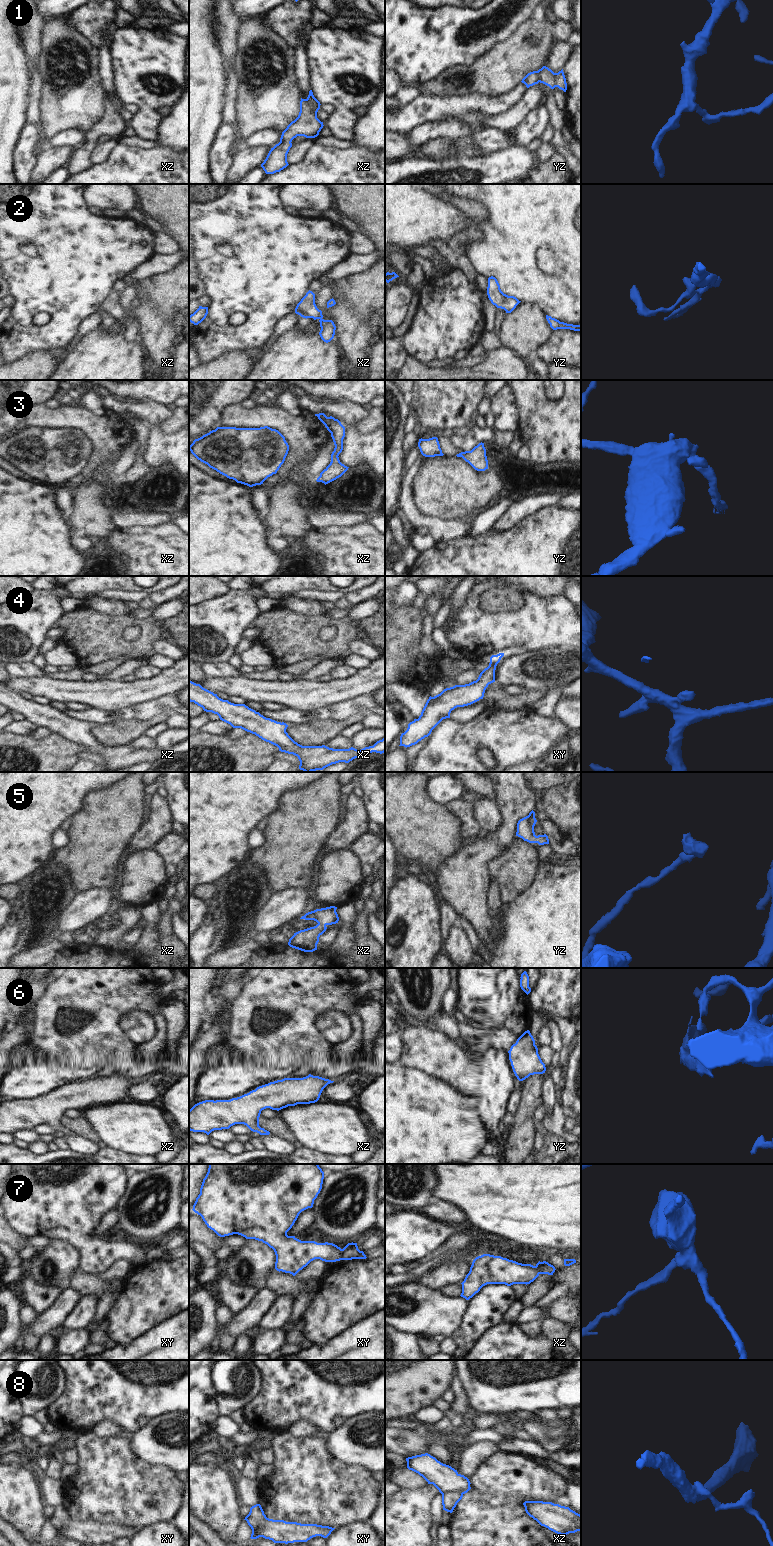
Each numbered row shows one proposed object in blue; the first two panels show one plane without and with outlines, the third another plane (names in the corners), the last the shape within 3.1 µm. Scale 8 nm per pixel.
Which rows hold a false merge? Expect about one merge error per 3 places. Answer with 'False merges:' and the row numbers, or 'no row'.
False merges: 7, 8

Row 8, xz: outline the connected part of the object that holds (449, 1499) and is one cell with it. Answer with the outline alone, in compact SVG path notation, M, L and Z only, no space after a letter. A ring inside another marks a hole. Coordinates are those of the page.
M446 1492L442 1494L443 1510L452 1513L462 1497L463 1494L460 1492Z

